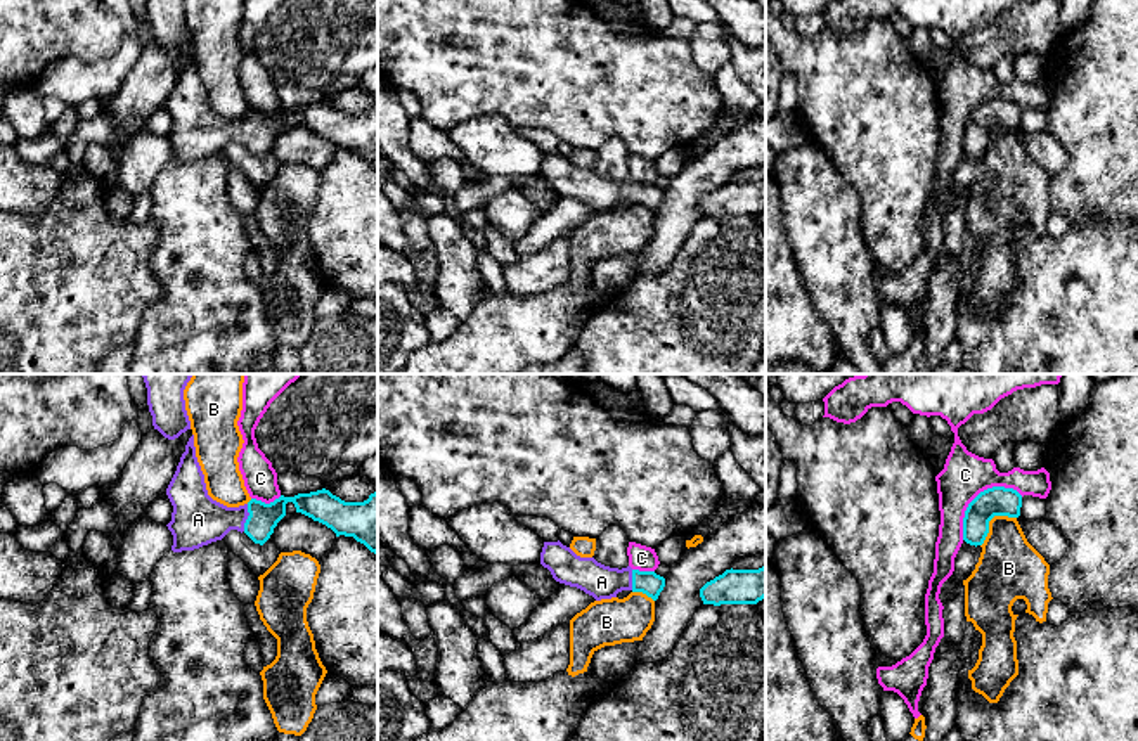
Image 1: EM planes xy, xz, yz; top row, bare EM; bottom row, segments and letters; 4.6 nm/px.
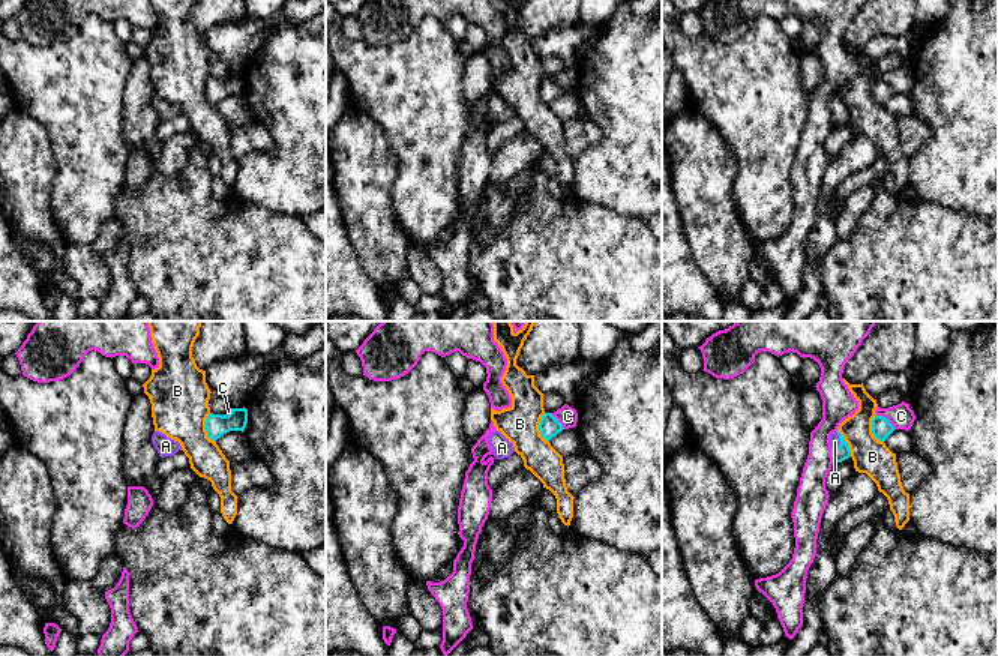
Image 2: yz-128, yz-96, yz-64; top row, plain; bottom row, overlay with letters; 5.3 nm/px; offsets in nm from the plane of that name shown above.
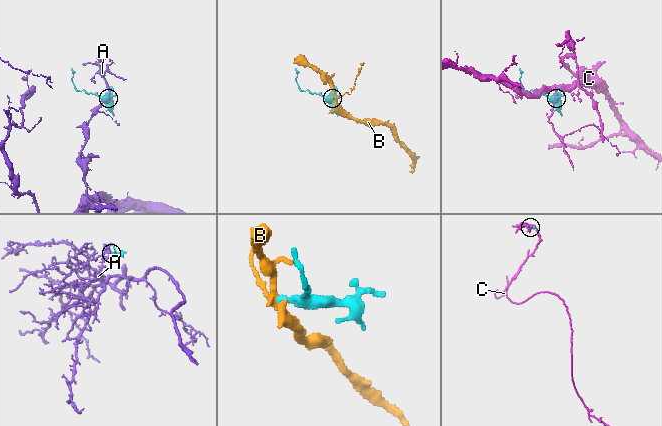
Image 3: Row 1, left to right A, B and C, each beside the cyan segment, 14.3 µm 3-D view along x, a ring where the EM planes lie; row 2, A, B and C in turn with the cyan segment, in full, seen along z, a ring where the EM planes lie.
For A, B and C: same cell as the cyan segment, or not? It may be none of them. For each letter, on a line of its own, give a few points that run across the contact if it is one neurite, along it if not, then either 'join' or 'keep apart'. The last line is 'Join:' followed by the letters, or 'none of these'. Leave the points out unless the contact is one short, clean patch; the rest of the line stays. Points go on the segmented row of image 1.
A: line xy (262, 520), (248, 518), (198, 520); join
B: keep apart
C: keep apart
Join: A

